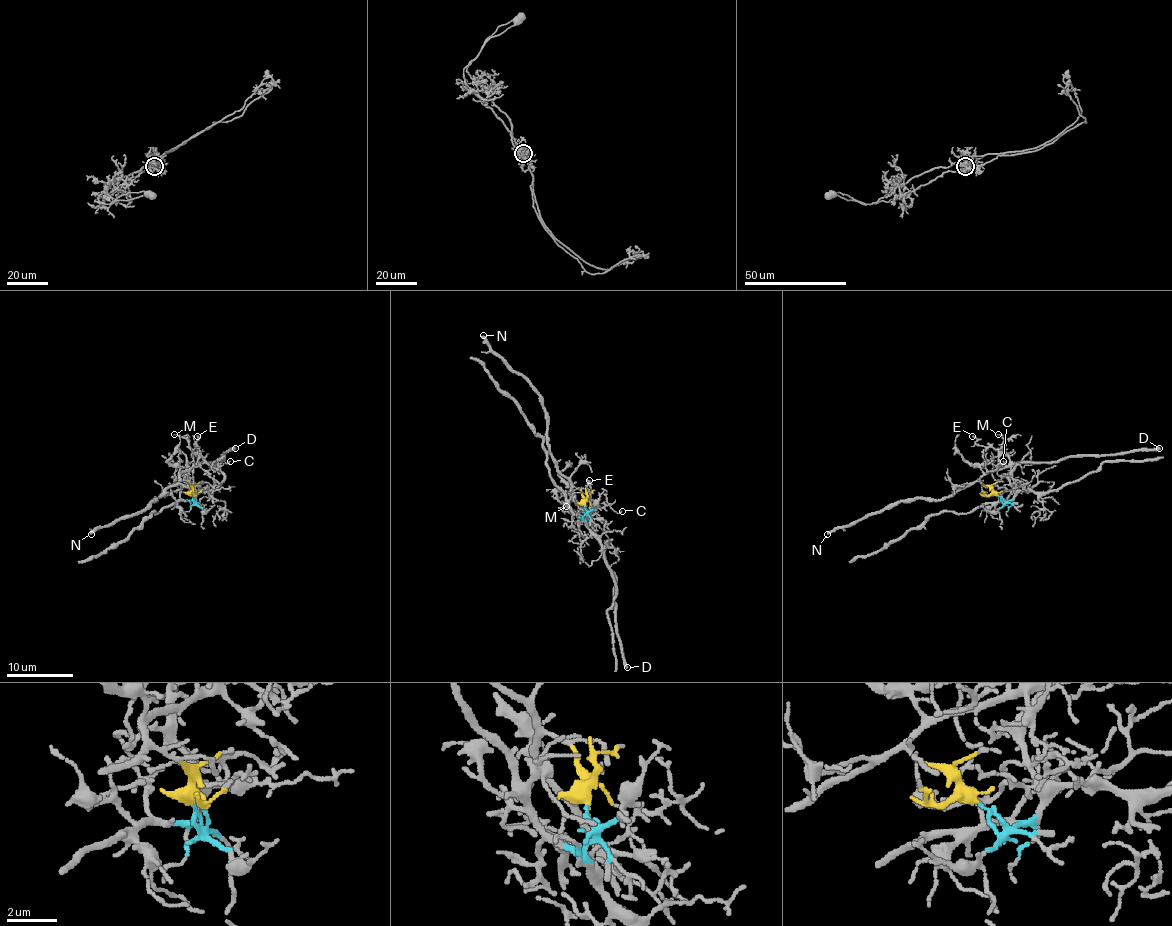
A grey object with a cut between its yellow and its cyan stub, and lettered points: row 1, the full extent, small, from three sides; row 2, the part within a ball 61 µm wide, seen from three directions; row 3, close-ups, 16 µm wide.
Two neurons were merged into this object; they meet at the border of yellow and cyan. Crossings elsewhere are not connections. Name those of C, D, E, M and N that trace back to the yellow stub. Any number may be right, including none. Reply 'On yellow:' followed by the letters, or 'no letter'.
On yellow: C, D, E, M, N

